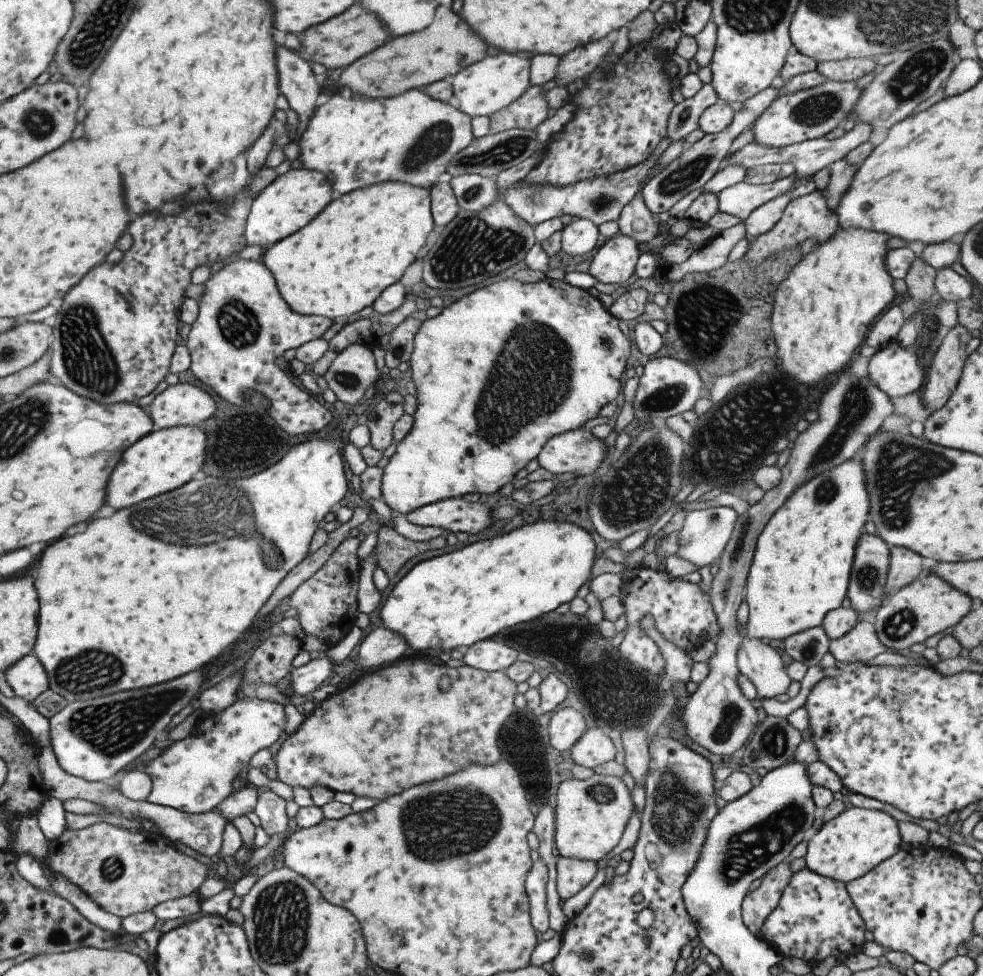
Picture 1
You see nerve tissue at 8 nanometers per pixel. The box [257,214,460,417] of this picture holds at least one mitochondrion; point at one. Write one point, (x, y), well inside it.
(347, 381)

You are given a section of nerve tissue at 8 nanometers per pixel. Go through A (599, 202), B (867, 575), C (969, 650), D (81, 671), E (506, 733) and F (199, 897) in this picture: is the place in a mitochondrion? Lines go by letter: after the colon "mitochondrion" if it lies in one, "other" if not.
A: mitochondrion
B: mitochondrion
C: other
D: mitochondrion
E: mitochondrion
F: other

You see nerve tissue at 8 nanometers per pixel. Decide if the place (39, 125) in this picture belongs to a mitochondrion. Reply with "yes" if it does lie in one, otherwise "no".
yes

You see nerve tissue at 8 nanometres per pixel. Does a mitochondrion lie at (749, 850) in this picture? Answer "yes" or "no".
yes

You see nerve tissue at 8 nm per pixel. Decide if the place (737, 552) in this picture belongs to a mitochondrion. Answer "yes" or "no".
yes

